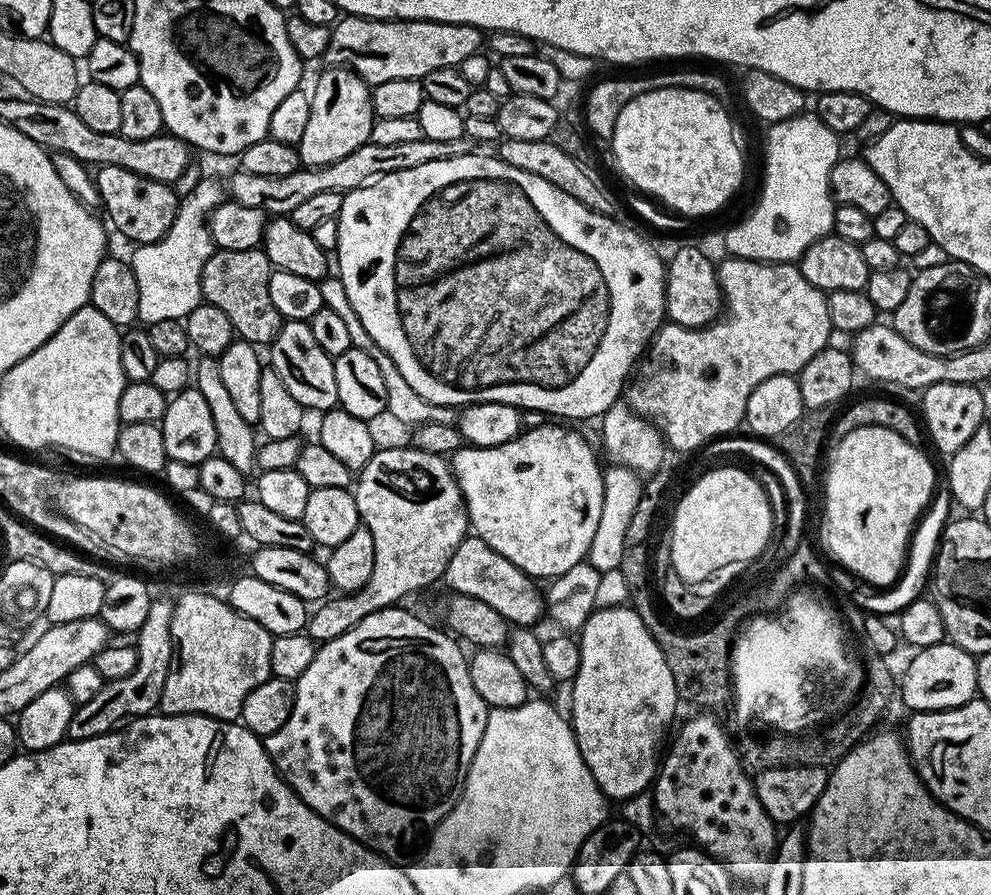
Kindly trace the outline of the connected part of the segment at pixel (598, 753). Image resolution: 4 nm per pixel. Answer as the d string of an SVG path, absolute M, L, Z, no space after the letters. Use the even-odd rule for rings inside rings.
M630 606L597 607L579 630L578 643L578 674L570 681L572 733L576 736L583 761L591 776L598 782L601 792L607 799L614 798L617 802L623 802L631 796L647 793L656 779L662 749L665 747L664 735L676 716L676 704L678 705L674 674L670 674L670 666L666 666L666 658L658 642L654 642L650 630L646 630L642 618L638 618L638 614Z

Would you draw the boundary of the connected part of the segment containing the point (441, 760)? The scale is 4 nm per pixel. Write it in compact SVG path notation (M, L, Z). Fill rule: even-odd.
M393 606L380 608L374 614L362 618L344 634L321 643L310 666L294 681L296 693L290 718L286 718L282 730L274 730L274 734L263 737L264 748L268 751L273 766L299 800L306 802L306 806L310 806L319 816L329 820L348 836L360 841L365 848L372 849L377 856L393 862L411 862L417 859L418 853L425 847L426 837L440 821L446 819L453 806L460 801L460 791L464 788L464 779L478 750L478 742L482 742L490 711L482 694L474 690L474 682L470 682L469 657L466 652L464 656L465 649L447 631L436 628L431 628L426 621L419 620L414 613L407 612L404 606Z

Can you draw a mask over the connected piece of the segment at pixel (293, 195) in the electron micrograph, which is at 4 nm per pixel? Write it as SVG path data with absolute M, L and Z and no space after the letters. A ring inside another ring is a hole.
M465 138L454 142L434 142L433 140L415 140L414 142L397 142L390 146L378 146L371 142L358 146L346 158L327 164L321 168L300 167L294 174L285 174L282 178L266 178L259 174L246 174L239 170L226 180L226 192L242 206L254 206L273 217L290 214L294 206L306 202L313 194L327 192L353 192L369 182L398 170L410 170L410 166L422 166L422 162L445 160L455 156L467 156L473 151L473 141Z

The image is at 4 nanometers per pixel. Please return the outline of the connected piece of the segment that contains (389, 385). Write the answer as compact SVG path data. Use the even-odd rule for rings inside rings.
M327 276L319 281L320 289L322 290L322 300L324 307L334 311L334 314L341 316L342 322L346 325L346 330L349 331L350 340L353 347L369 353L378 365L378 370L381 371L382 380L386 387L387 406L386 412L390 417L404 424L422 424L426 421L436 424L453 425L457 417L457 411L453 408L446 407L444 404L428 403L416 394L411 389L410 384L406 382L402 374L398 372L398 368L394 366L393 360L382 351L370 338L370 334L366 333L365 327L362 326L361 319L354 312L354 308L350 306L350 300L346 296L345 286L338 276Z

